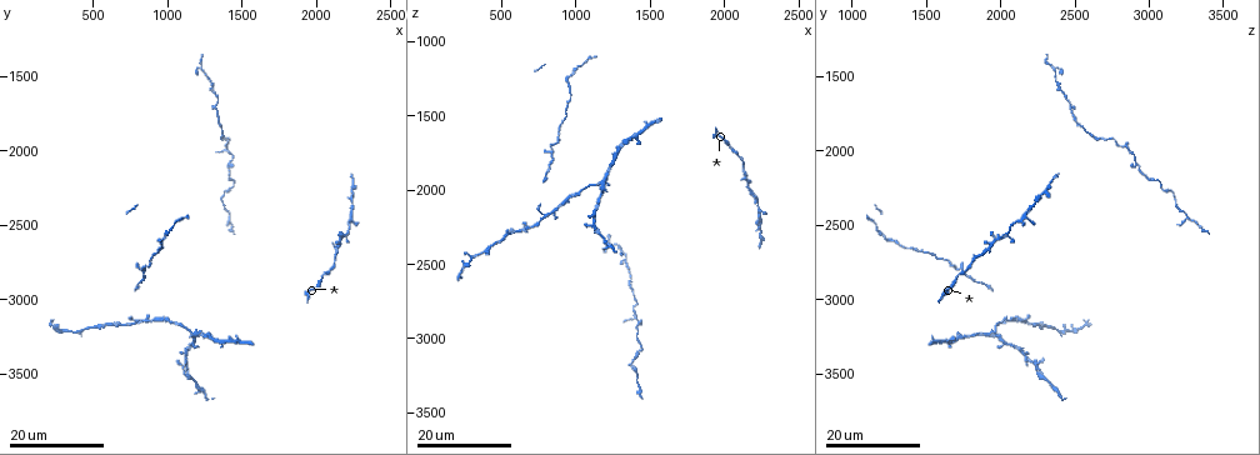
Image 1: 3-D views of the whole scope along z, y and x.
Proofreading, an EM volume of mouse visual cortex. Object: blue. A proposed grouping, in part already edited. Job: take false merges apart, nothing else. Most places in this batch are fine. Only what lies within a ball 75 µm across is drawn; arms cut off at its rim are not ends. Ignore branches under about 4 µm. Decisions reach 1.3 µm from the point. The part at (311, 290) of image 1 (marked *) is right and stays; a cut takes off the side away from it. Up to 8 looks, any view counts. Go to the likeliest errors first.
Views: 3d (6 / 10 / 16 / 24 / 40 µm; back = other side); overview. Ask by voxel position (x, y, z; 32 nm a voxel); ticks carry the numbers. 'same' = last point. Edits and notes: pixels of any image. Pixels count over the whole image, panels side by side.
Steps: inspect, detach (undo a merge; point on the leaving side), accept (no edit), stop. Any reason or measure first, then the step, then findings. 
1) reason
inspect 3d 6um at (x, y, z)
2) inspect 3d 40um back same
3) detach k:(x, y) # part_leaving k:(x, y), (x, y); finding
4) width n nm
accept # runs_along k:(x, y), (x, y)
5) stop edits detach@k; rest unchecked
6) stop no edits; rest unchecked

sudden change in width
inspect 3d 16um at (1400, 2280, 3140)

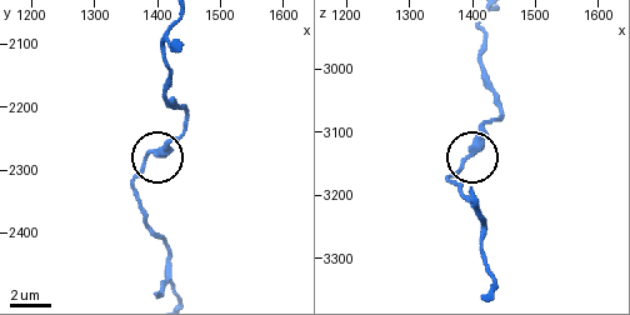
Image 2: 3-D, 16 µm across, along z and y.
inspect 3d 6um at (1385, 2270, 3150)

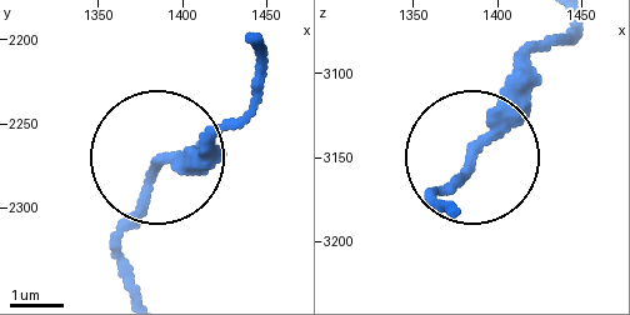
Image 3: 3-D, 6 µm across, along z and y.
accept # all the same neuron

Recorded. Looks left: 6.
inspect 3d 24um at (1380, 1980, 2820)

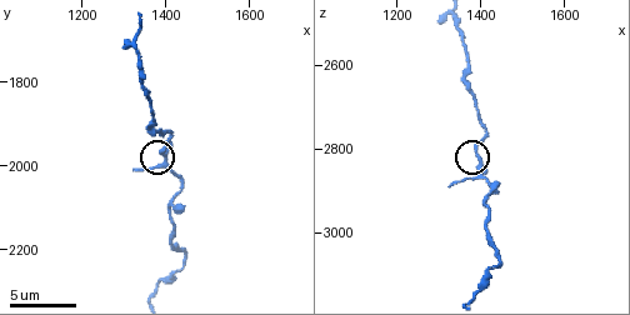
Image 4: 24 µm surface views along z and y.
inspect 3d 10um at (1390, 1975, 2805)

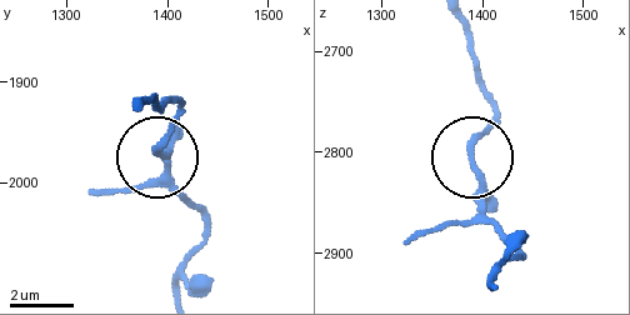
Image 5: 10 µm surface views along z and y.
accept # continuous, no second neuron

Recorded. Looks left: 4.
three arms meet
inspect 3d 16um at (780, 3140, 2180)

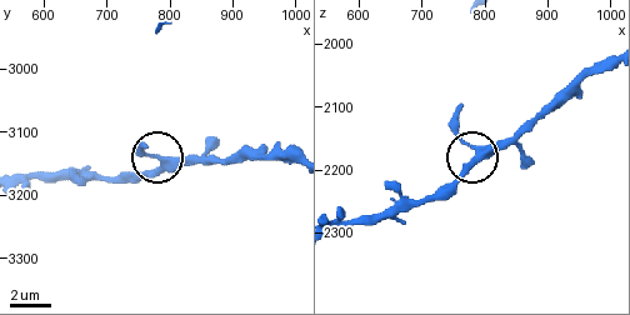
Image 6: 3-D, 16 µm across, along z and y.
inspect 3d 10um at (795, 3145, 2165)

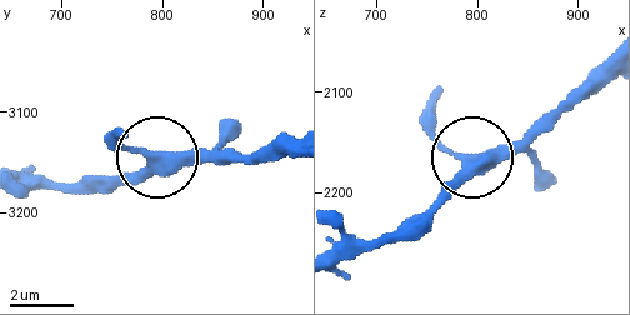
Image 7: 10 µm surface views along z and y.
accept # all the same neuron

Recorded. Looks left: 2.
inspect 3d 10um at (1375, 1895, 2620)

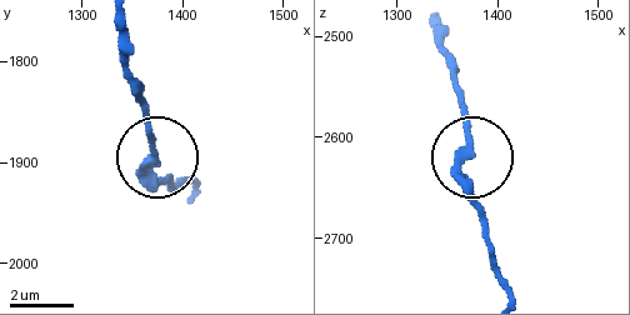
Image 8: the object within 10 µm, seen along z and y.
side_arm 24 um
accept # continuous, no second neuron

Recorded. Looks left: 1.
stop no edits; rest unchecked

